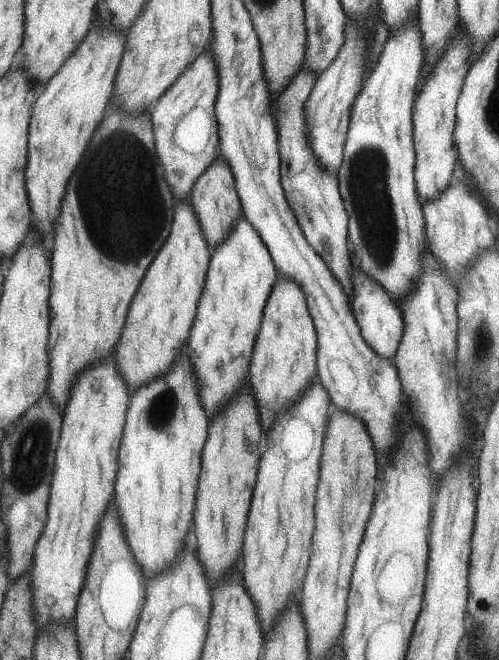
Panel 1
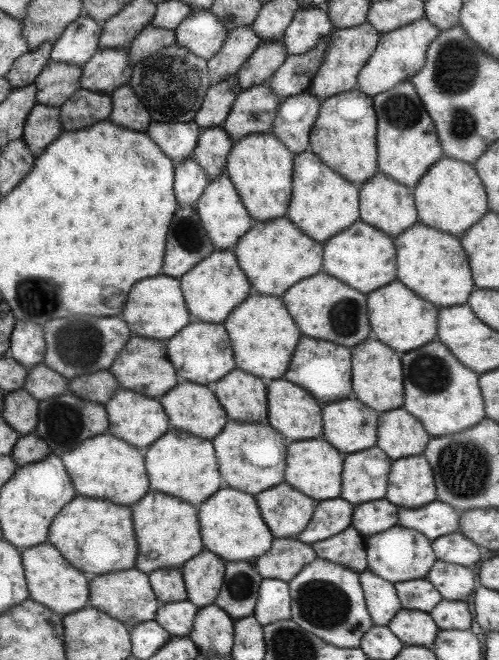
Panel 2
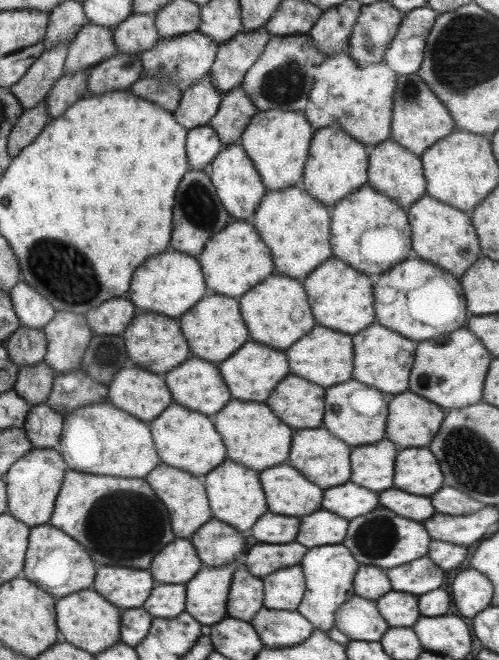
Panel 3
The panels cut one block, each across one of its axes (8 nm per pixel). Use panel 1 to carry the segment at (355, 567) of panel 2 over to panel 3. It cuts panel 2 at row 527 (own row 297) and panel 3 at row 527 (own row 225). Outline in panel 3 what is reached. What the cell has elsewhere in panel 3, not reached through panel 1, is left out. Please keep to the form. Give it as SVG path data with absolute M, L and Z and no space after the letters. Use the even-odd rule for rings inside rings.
M317 510L317 512L301 518L295 542L301 546L307 546L307 548L341 544L347 527L348 521L344 518L333 516L331 512L325 512L325 510Z

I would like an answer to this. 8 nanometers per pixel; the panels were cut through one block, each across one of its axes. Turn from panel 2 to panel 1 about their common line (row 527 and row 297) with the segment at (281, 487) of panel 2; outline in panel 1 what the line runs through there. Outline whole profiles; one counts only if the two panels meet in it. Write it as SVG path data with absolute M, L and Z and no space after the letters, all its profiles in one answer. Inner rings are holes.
M277 276L263 306L247 377L263 435L271 428L275 416L287 412L307 384L316 379L316 346L314 324L299 284L285 276Z

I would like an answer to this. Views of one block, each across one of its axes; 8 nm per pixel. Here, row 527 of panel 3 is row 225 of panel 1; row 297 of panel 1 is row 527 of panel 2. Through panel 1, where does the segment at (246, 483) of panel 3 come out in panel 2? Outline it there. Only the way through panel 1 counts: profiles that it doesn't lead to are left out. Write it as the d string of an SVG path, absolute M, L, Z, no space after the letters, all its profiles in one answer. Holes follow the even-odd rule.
M222 485L212 496L196 506L201 544L207 552L224 562L250 562L269 550L273 536L263 523L254 496Z

